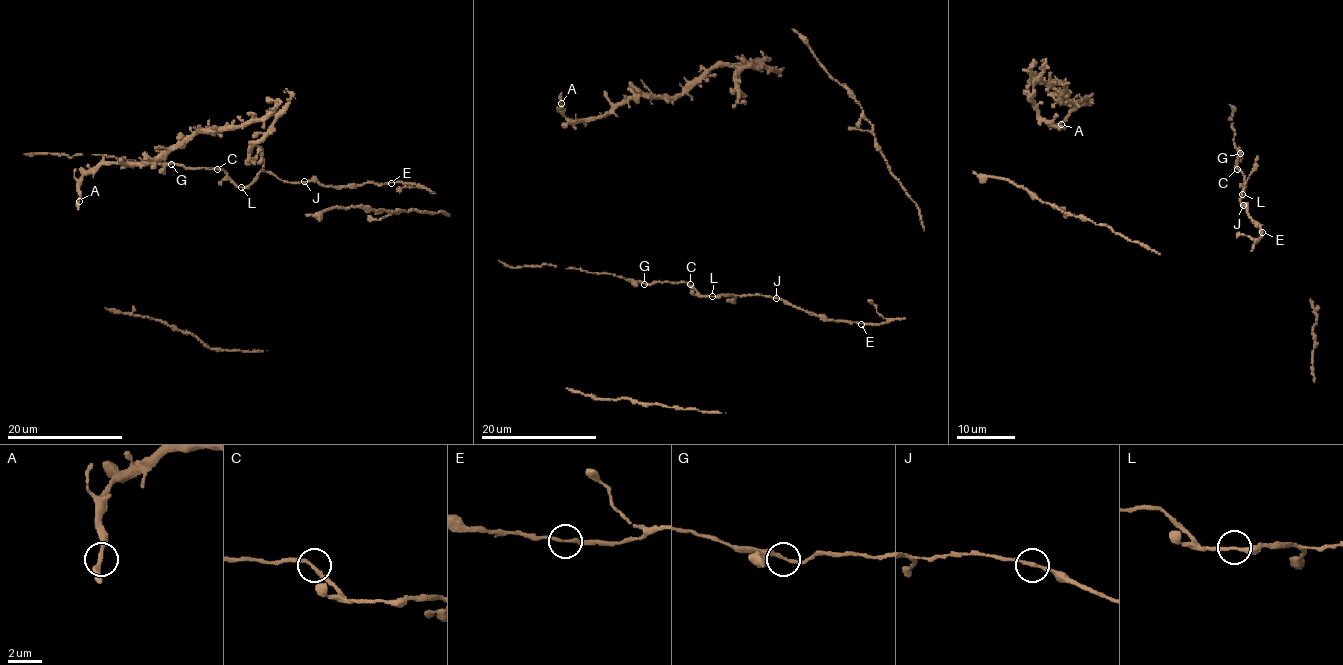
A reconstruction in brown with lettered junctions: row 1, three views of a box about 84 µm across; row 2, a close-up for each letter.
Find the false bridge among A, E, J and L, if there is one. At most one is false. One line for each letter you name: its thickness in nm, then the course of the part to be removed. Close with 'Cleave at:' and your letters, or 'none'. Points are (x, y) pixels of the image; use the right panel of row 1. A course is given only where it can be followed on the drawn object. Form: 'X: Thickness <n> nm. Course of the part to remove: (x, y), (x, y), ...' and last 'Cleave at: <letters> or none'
Cleave at: none

